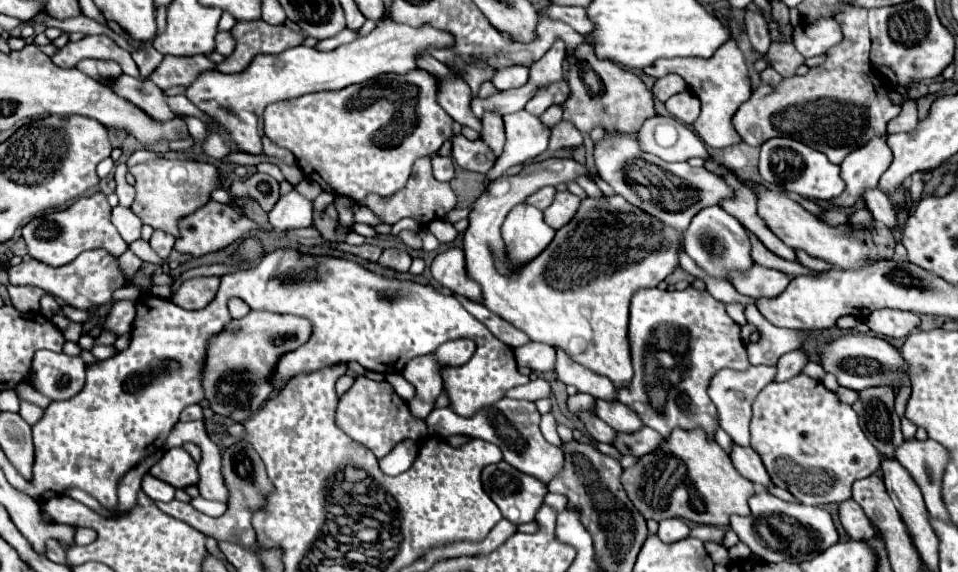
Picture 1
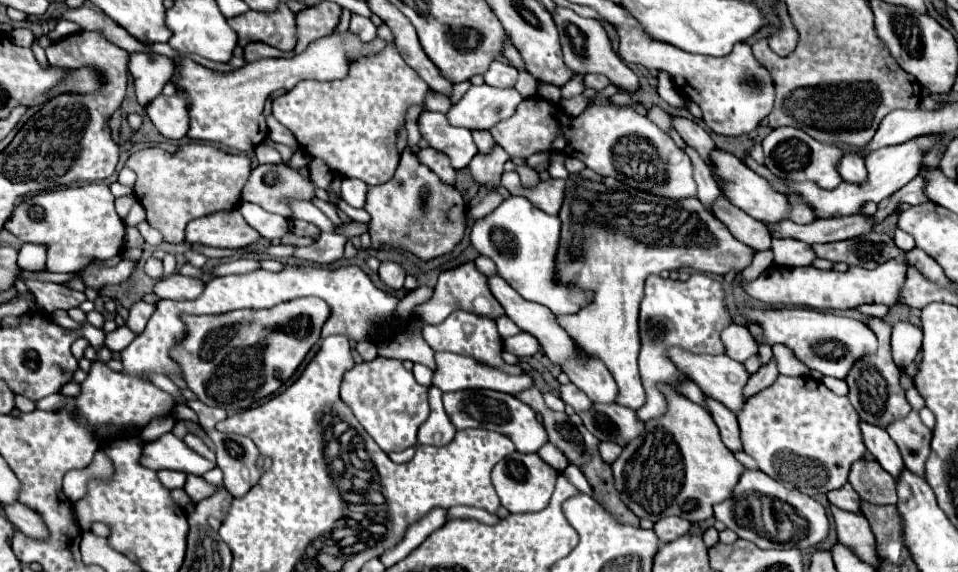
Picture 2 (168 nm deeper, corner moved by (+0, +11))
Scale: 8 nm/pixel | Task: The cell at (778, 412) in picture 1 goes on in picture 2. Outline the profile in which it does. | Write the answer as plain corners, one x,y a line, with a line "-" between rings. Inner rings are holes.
781,374
771,386
747,400
745,412
737,418
743,450
755,458
759,470
785,484
785,488
809,496
845,486
851,464
867,454
861,418
849,398
833,394
823,382
811,376

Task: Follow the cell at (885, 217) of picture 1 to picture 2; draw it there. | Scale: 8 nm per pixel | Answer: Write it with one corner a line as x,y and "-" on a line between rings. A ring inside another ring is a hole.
855,152
845,154
839,162
839,174
843,180
851,184
865,184
867,182
867,170
865,170
865,160
857,156

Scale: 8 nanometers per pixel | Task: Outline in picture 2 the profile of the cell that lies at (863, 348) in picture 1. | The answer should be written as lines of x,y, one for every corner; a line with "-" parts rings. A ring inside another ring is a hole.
783,308
783,310
745,310
751,322
763,328
763,340
767,344
785,344
797,358
801,358
811,370
819,370
823,376
847,378
853,364
865,354
877,352
875,332
861,320
839,316
833,312
819,312
809,308

